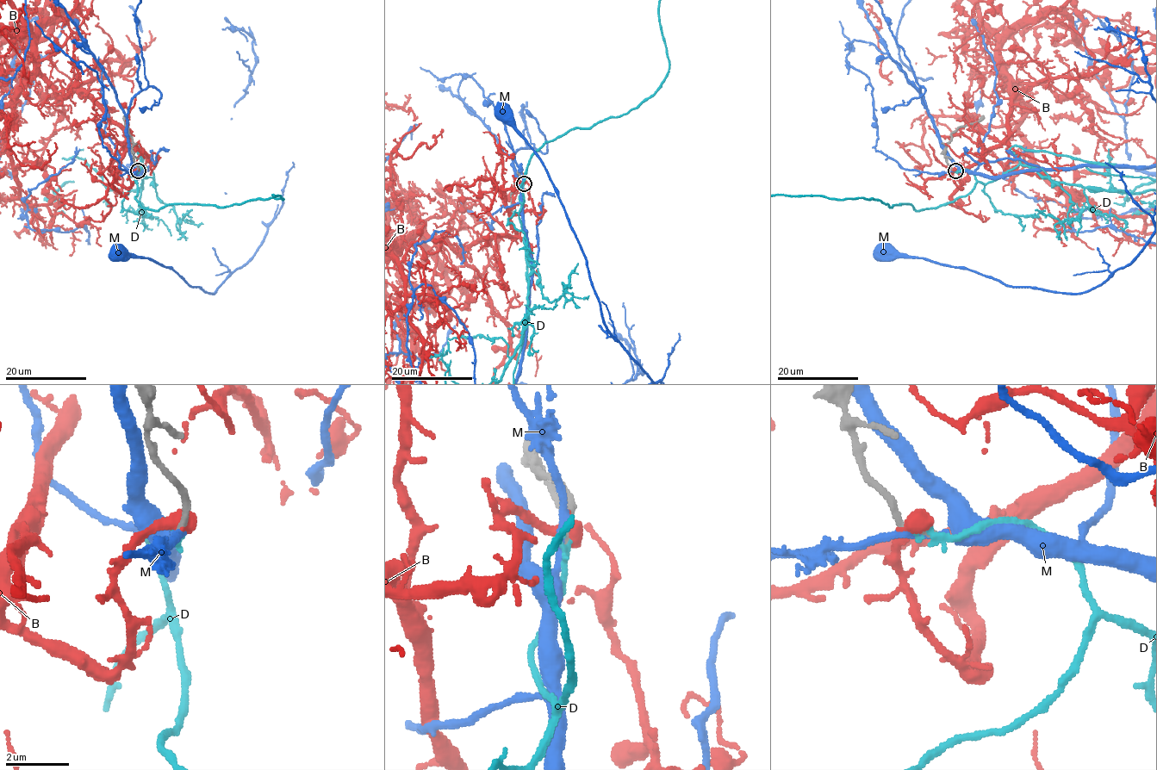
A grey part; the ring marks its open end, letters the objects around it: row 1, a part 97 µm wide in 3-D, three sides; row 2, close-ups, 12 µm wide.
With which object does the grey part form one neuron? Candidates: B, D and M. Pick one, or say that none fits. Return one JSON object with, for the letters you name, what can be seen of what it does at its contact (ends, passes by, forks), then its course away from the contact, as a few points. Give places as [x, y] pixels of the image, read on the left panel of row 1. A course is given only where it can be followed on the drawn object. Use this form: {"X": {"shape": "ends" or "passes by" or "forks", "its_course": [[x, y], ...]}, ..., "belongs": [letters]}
{"D": {"shape": "ends"}, "belongs": ["D"]}

